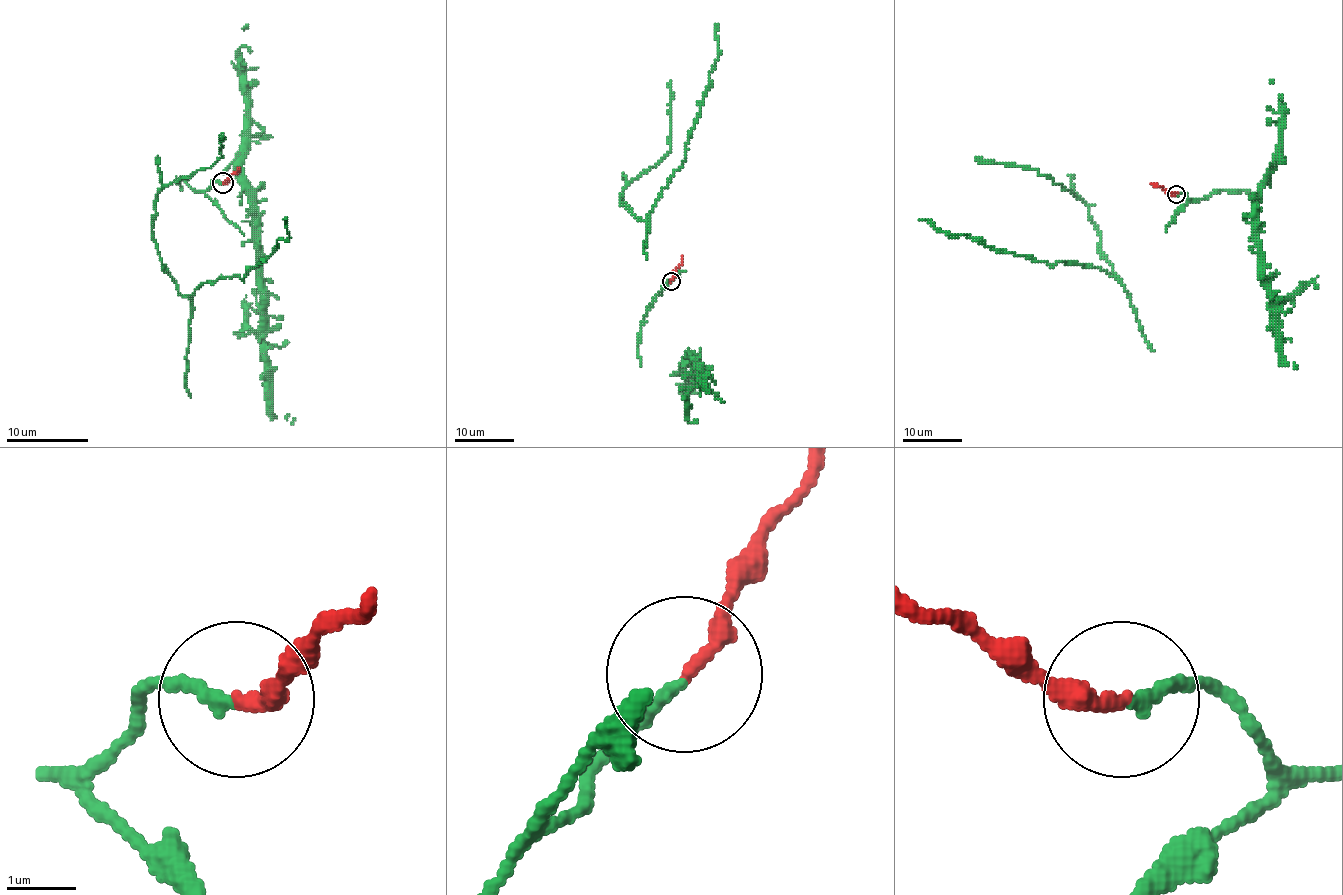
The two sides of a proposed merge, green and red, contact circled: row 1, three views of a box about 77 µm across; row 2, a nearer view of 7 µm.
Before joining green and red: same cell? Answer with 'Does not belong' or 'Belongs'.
Belongs

